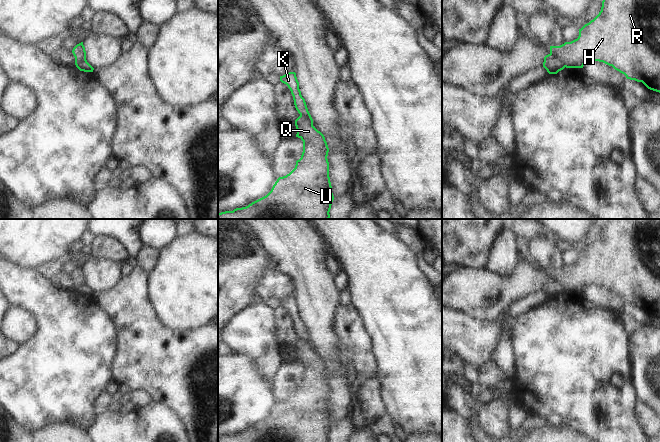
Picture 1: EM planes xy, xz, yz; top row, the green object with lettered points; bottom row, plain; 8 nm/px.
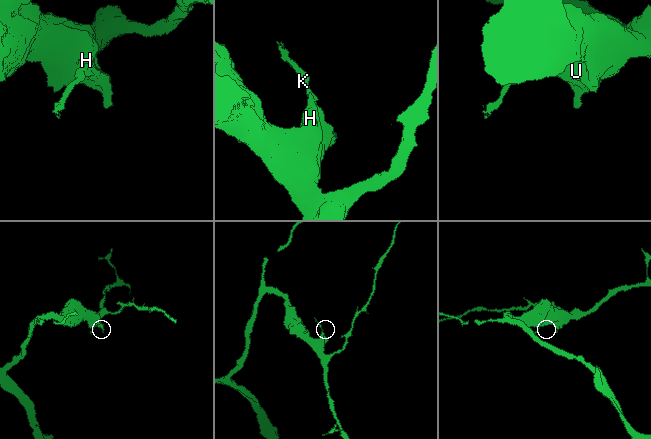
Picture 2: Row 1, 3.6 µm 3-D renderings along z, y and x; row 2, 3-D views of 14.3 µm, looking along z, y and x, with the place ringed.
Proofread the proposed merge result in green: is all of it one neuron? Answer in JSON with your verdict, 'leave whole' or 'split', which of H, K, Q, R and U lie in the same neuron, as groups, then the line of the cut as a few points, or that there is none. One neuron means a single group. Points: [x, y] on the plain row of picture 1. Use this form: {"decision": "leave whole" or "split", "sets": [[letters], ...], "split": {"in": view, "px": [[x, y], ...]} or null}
{"decision": "split", "sets": [["H", "Q", "R", "U"], ["K"]], "split": {"in": "yz", "px": [[550, 276], [557, 280], [565, 290]]}}

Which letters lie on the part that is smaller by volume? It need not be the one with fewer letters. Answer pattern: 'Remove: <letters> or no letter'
Remove: K.

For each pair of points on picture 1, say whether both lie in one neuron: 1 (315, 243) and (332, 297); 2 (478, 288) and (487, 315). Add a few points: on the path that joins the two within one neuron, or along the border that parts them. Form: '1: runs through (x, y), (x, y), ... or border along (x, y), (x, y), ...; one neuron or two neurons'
1: runs through (315, 256), (315, 280), (319, 284); one neuron
2: runs through (482, 295), (487, 308); one neuron

